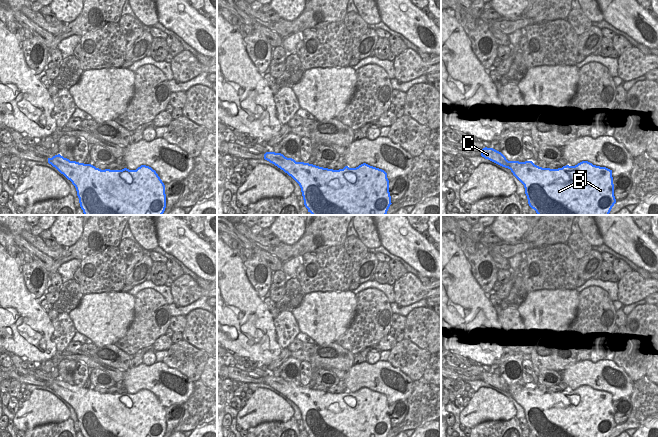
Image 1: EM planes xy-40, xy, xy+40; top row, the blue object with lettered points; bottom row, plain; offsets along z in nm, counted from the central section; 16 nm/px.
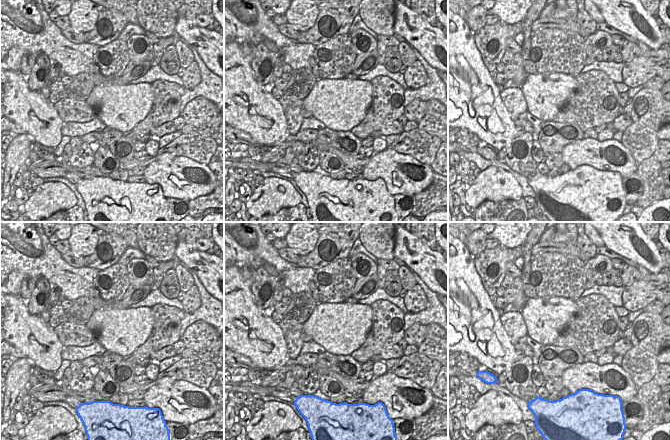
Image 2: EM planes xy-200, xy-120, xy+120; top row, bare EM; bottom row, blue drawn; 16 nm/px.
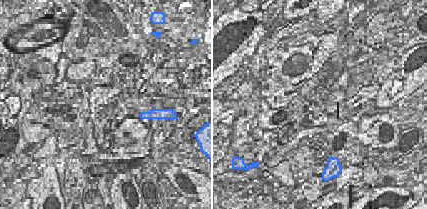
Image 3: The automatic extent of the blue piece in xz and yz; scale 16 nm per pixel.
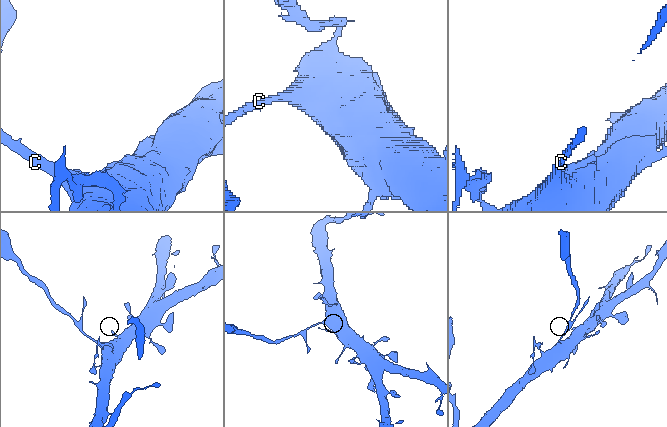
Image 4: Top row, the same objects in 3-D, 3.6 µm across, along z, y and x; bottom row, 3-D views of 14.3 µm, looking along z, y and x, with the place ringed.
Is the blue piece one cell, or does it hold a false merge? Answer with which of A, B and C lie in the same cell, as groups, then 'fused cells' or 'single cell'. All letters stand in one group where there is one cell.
A B / C | fused cells

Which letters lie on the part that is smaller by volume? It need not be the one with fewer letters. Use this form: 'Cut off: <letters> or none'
Cut off: C

